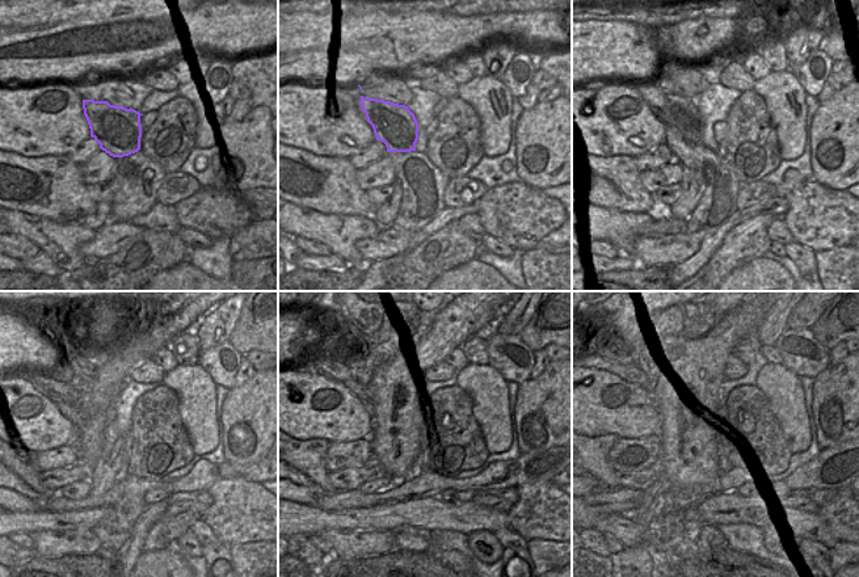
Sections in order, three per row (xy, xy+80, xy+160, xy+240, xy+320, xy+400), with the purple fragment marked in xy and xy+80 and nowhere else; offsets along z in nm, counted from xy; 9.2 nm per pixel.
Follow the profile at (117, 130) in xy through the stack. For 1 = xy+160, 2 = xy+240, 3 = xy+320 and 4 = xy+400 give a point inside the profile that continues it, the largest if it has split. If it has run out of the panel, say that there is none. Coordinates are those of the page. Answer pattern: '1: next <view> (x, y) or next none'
1: next xy+160 (682, 113)
2: next xy+240 (47, 379)
3: next xy+320 (328, 365)
4: next xy+400 (598, 342)

